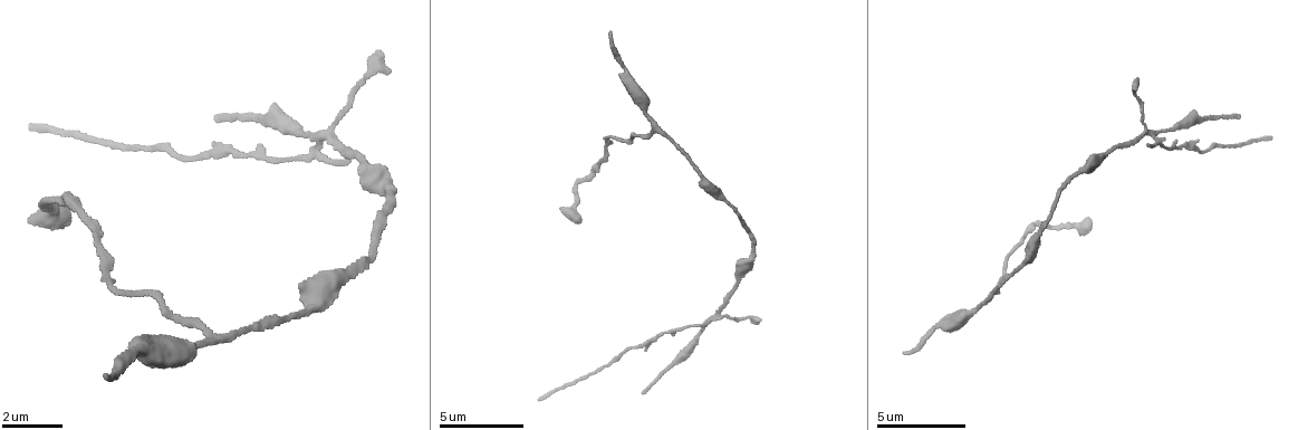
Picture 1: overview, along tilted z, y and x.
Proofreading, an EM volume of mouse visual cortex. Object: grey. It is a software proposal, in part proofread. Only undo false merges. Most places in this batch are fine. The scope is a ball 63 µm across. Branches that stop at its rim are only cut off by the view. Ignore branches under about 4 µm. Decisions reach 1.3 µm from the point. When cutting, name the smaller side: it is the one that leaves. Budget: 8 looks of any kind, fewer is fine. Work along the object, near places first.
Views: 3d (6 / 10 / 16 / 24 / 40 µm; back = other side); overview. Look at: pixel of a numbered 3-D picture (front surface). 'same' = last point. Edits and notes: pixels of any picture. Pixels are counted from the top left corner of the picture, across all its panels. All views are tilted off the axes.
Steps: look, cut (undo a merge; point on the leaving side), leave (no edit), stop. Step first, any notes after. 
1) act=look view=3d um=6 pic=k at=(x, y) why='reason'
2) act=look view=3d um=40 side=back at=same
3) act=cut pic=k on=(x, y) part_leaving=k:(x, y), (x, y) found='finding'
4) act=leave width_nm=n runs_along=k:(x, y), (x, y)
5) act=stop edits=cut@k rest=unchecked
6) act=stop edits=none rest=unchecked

act=look view=3d um=6 pic=1 at=(654, 131) why='arms part here'

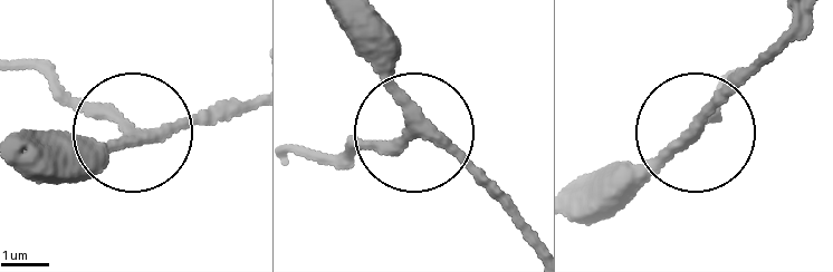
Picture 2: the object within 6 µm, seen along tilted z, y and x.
act=leave side_arm_um=7 runs_along=2:(529, 235), (496, 188), (421, 135), (380, 13) found='all the same cell'

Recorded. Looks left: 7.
act=look view=3d um=6 pic=1 at=(1158, 134) why='four or more arms meet'

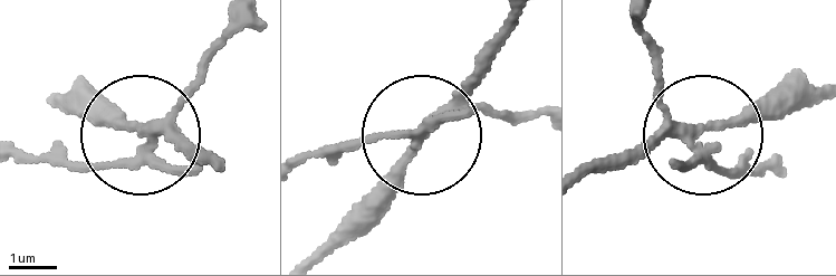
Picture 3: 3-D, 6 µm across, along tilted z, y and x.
act=cut pic=3 on=(104, 167) part_leaving=3:(154, 135), (128, 161), (18, 160) found='two cells meet here'

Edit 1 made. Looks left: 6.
act=look view=3d um=10 pic=1 at=(745, 228)

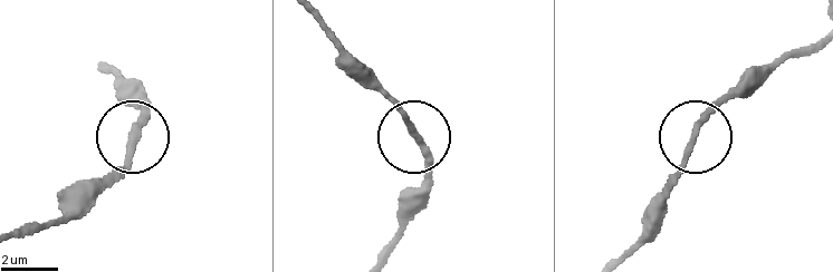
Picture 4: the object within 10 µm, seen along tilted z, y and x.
act=leave width_nm=220 runs_along=4:(134, 139), (142, 85) found='continuous, no second cell'

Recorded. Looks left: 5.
act=stop edits=cut@3 rest=unchecked

